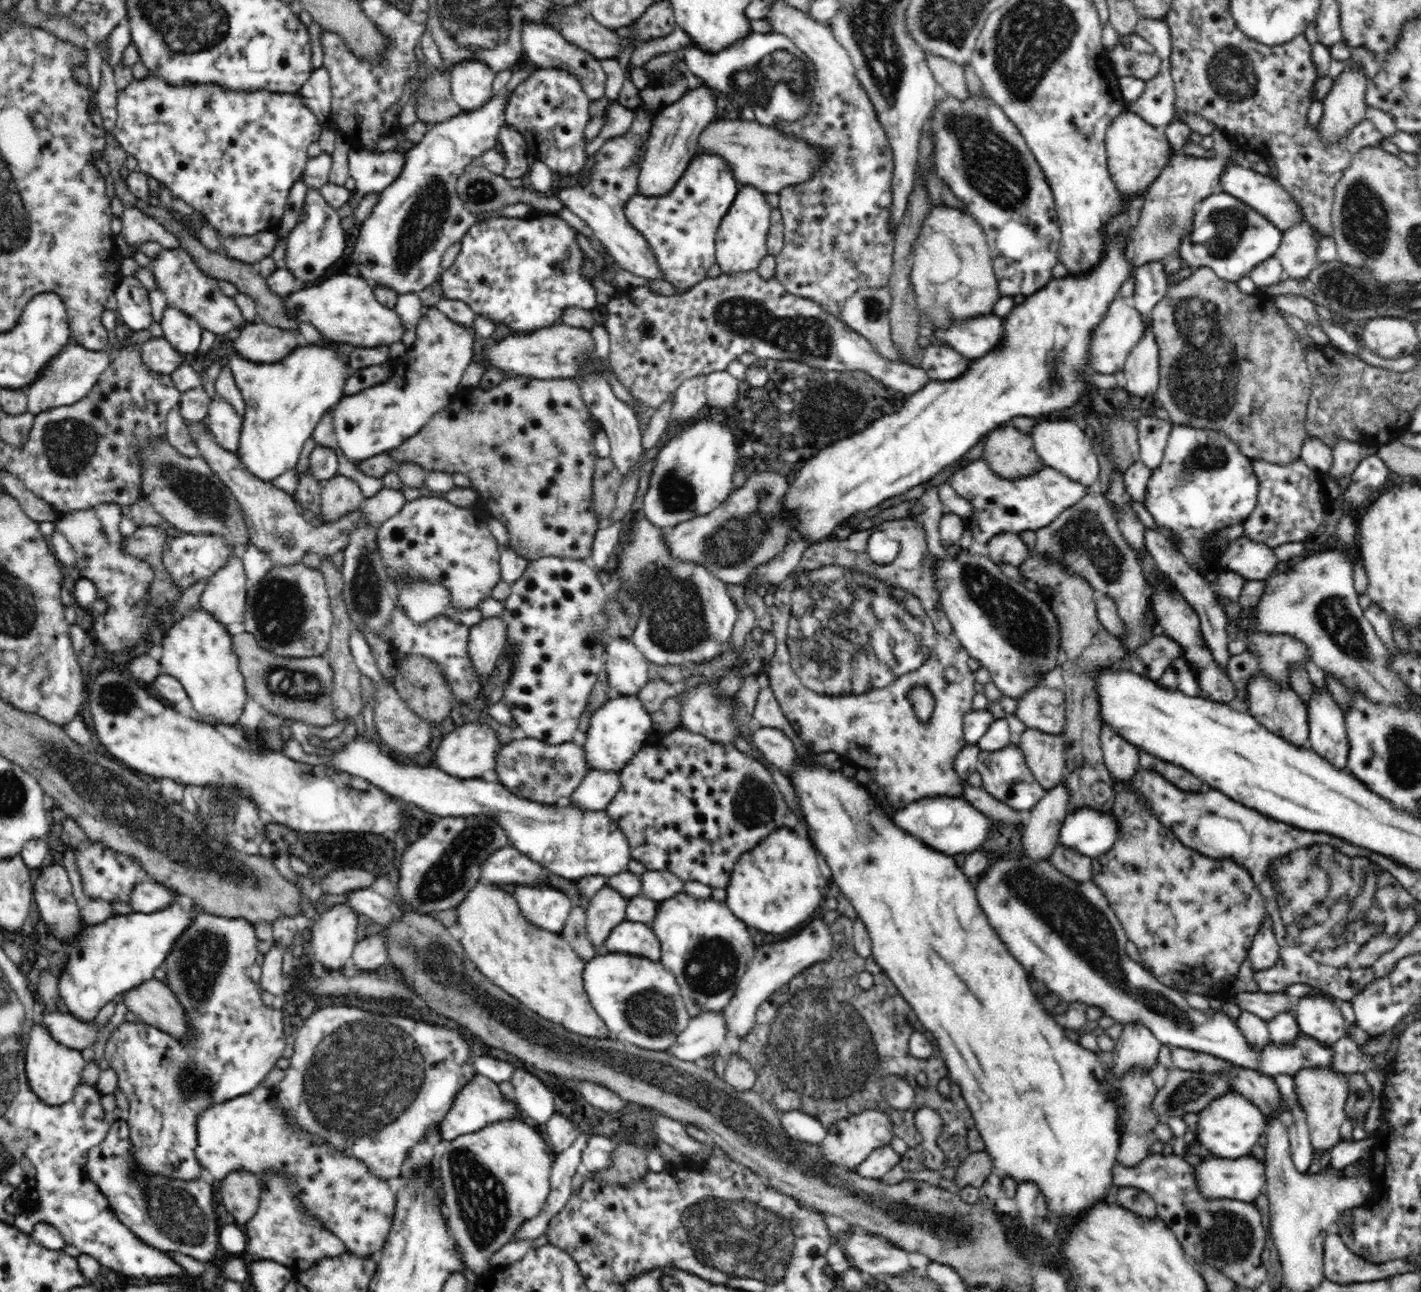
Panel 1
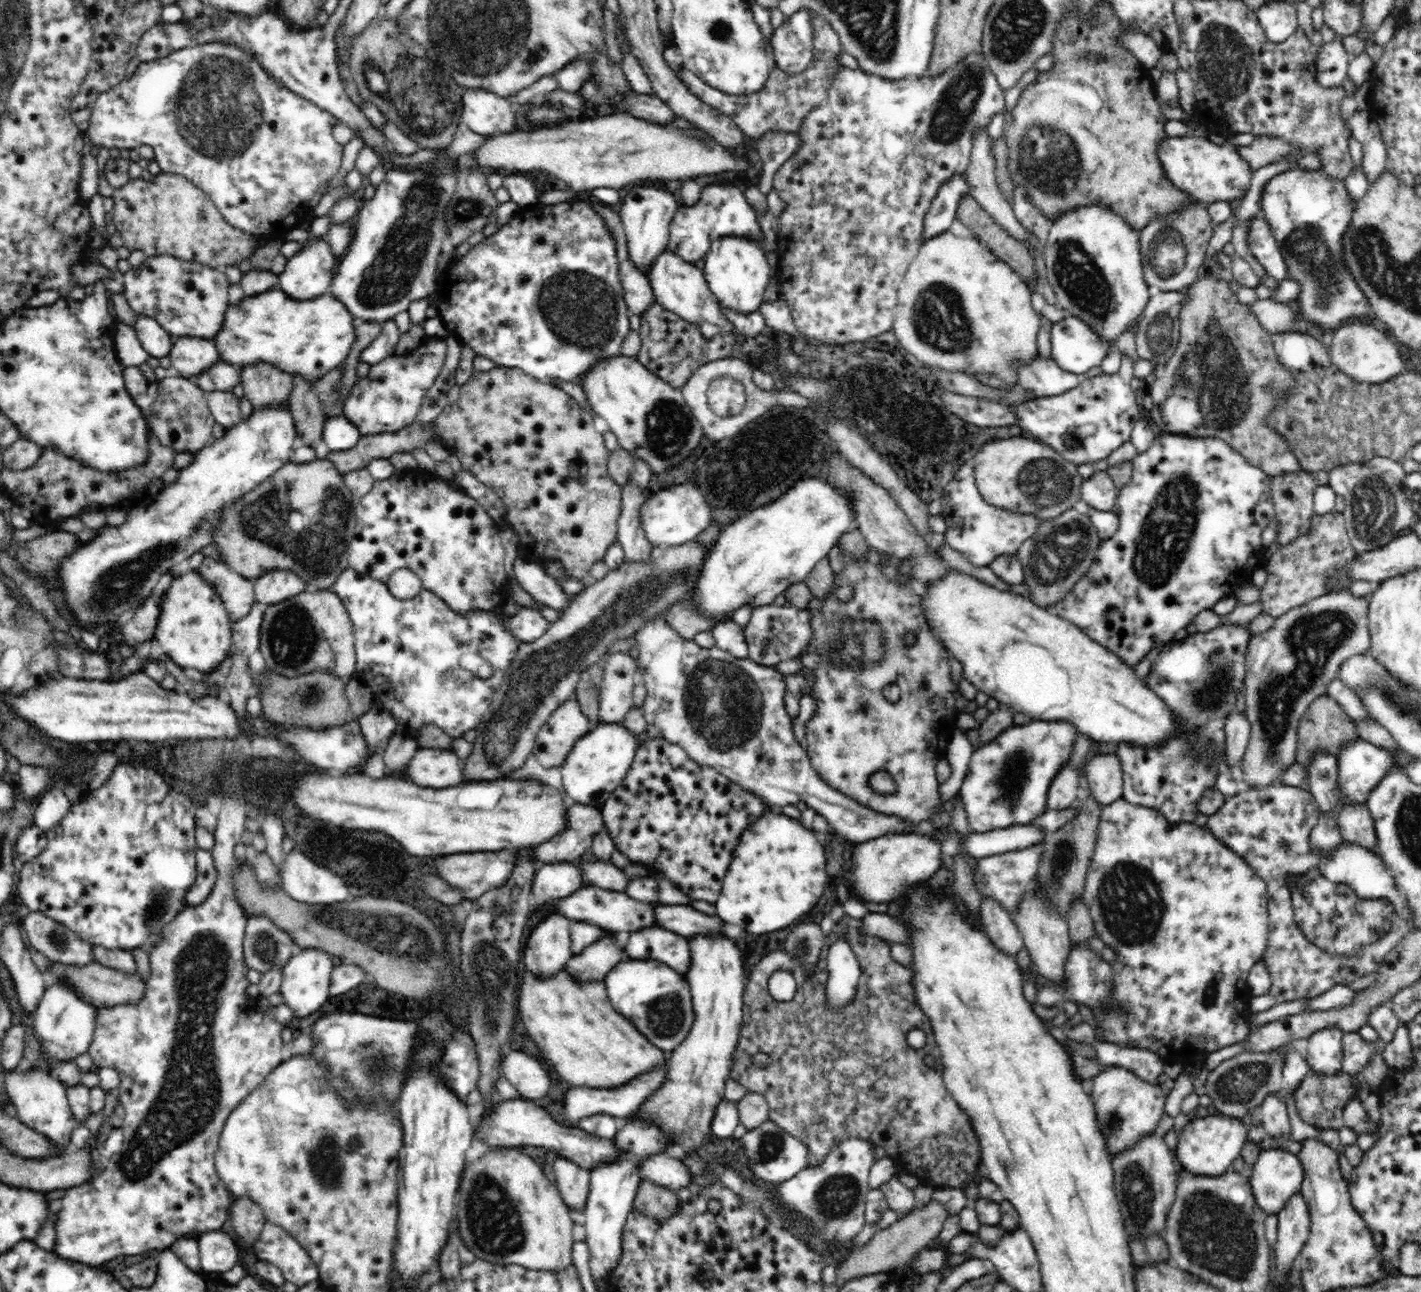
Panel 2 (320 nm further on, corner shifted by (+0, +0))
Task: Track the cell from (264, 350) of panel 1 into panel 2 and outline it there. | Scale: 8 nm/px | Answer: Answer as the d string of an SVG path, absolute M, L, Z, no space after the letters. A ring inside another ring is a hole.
M269 362L242 366L240 380L244 395L250 400L253 410L289 404L294 386L292 376L274 368Z

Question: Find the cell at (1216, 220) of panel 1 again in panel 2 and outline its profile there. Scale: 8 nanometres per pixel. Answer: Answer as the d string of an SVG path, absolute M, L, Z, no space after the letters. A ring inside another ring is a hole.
M1250 219L1248 247L1256 260L1265 268L1270 278L1278 281L1287 278L1285 258L1281 255L1279 246L1271 232L1271 226L1266 219Z

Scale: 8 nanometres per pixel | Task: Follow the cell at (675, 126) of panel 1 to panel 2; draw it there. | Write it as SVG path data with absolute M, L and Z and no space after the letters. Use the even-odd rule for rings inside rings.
M655 185L644 187L633 187L618 205L619 215L625 230L626 241L628 242L629 257L642 274L648 274L650 266L654 264L662 252L666 252L669 243L669 226L674 214L679 209L673 193L668 189Z

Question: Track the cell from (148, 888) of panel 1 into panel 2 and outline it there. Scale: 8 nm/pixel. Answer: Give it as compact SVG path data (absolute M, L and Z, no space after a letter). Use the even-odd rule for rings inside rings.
M197 850L196 880L194 886L186 892L186 906L195 907L202 904L206 897L212 892L216 879L217 868L209 851Z

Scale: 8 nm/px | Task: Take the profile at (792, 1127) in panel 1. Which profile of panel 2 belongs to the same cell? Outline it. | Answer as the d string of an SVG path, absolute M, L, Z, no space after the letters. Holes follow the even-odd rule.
M770 1118L758 1128L748 1129L741 1139L750 1172L755 1180L762 1180L766 1184L782 1184L809 1166L807 1146Z

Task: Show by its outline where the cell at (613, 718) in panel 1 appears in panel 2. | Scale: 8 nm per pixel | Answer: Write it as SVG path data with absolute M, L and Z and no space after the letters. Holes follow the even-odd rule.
M599 723L593 731L578 738L561 766L561 778L566 794L578 804L601 809L626 778L640 744L636 734L632 734L624 725Z

